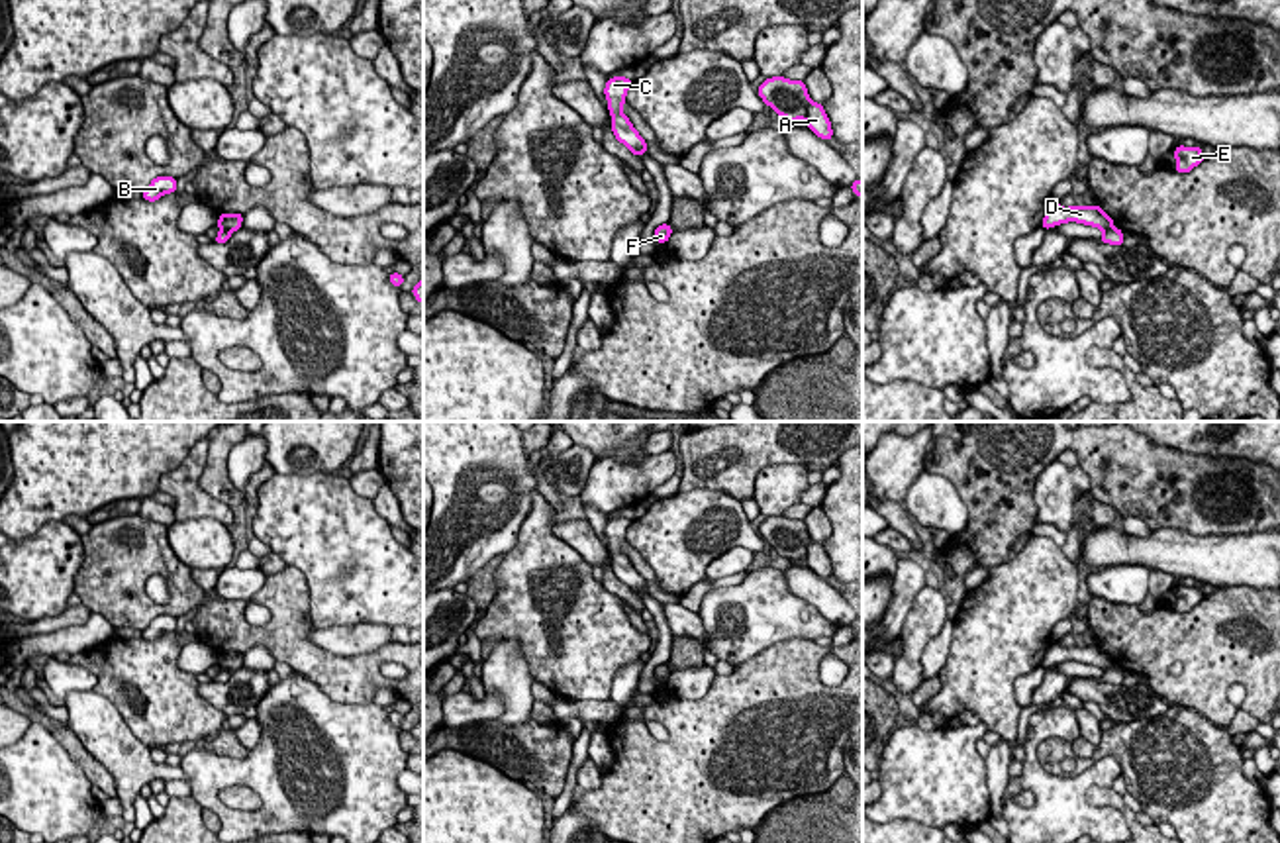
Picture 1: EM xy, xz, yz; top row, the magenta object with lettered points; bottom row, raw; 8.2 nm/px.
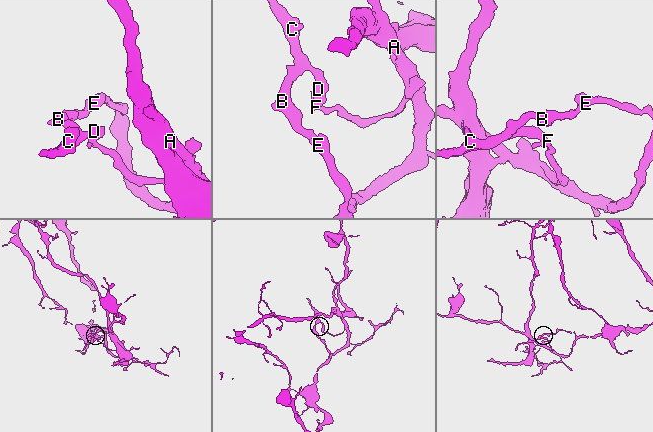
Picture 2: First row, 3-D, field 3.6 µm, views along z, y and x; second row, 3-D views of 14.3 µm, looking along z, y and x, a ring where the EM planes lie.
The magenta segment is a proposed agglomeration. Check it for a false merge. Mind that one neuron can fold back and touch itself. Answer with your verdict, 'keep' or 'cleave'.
cleave

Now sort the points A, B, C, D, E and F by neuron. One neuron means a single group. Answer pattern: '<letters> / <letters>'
A B C D E / F

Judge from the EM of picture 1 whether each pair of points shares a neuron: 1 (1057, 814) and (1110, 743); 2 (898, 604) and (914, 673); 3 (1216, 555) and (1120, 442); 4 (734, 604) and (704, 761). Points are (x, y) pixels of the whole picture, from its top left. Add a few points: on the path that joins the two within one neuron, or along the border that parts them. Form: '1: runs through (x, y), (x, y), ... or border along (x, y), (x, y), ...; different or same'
1: border along (1122, 765), (1112, 755), (1102, 755), (1077, 775); different
2: border along (926, 587), (916, 595), (898, 634); different
3: border along (1153, 530), (1182, 528), (1190, 534), (1243, 534); different
4: border along (775, 644), (734, 667); different

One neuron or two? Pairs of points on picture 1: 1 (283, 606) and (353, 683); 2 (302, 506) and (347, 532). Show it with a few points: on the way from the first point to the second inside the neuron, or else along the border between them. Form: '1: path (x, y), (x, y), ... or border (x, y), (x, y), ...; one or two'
1: path (289, 630), (330, 673); one
2: path (314, 518), (328, 532), (336, 532); one

